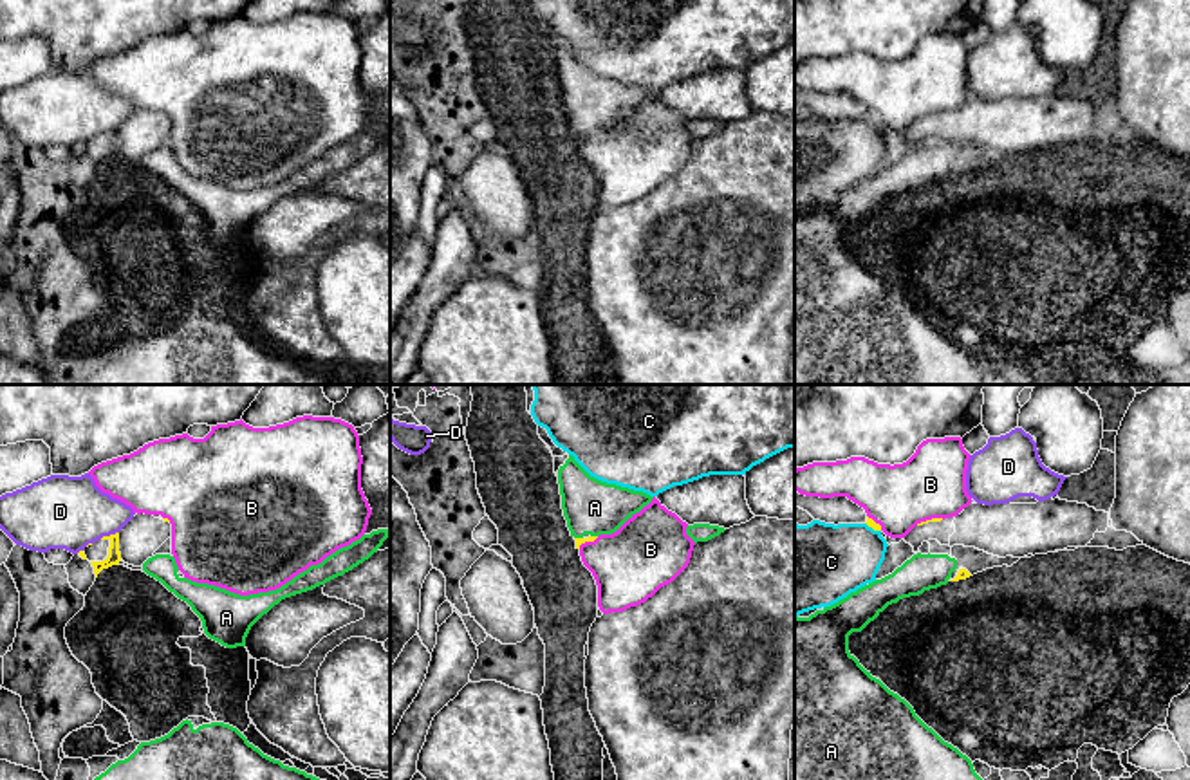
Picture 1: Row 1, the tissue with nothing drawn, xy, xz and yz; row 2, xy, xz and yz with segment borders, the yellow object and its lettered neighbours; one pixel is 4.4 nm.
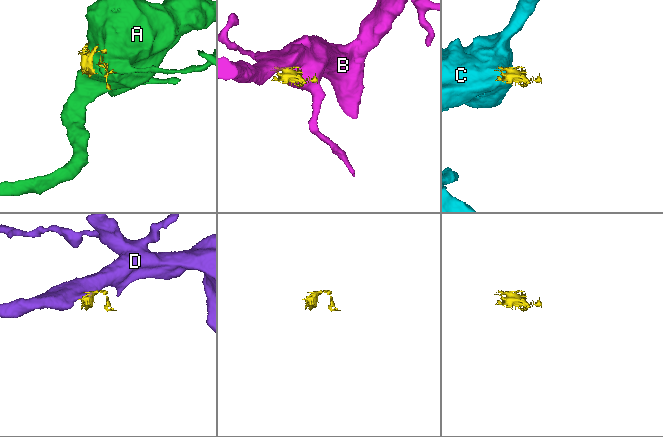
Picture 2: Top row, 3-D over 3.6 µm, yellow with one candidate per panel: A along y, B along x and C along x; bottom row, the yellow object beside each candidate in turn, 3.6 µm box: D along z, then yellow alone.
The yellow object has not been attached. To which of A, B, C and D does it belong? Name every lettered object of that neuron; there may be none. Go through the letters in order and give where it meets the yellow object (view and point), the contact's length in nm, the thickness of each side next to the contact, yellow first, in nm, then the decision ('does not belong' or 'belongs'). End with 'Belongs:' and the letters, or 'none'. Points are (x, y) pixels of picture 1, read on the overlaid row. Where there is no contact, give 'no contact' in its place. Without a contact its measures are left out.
A: meets yellow in xz at (578, 538); contact 40 nm long; 30 nm thick on the yellow side, 240 nm on the other; belongs
B: meets yellow in yz at (929, 520); contact 130 nm long; 20 nm thick on the yellow side, 300 nm on the other; does not belong
C: meets yellow in yz at (873, 528); contact 80 nm long; 40 nm thick on the yellow side, 340 nm on the other; does not belong
D: meets yellow in xy at (111, 535); contact 90 nm long; 60 nm thick on the yellow side, 320 nm on the other; does not belong
Belongs: A

